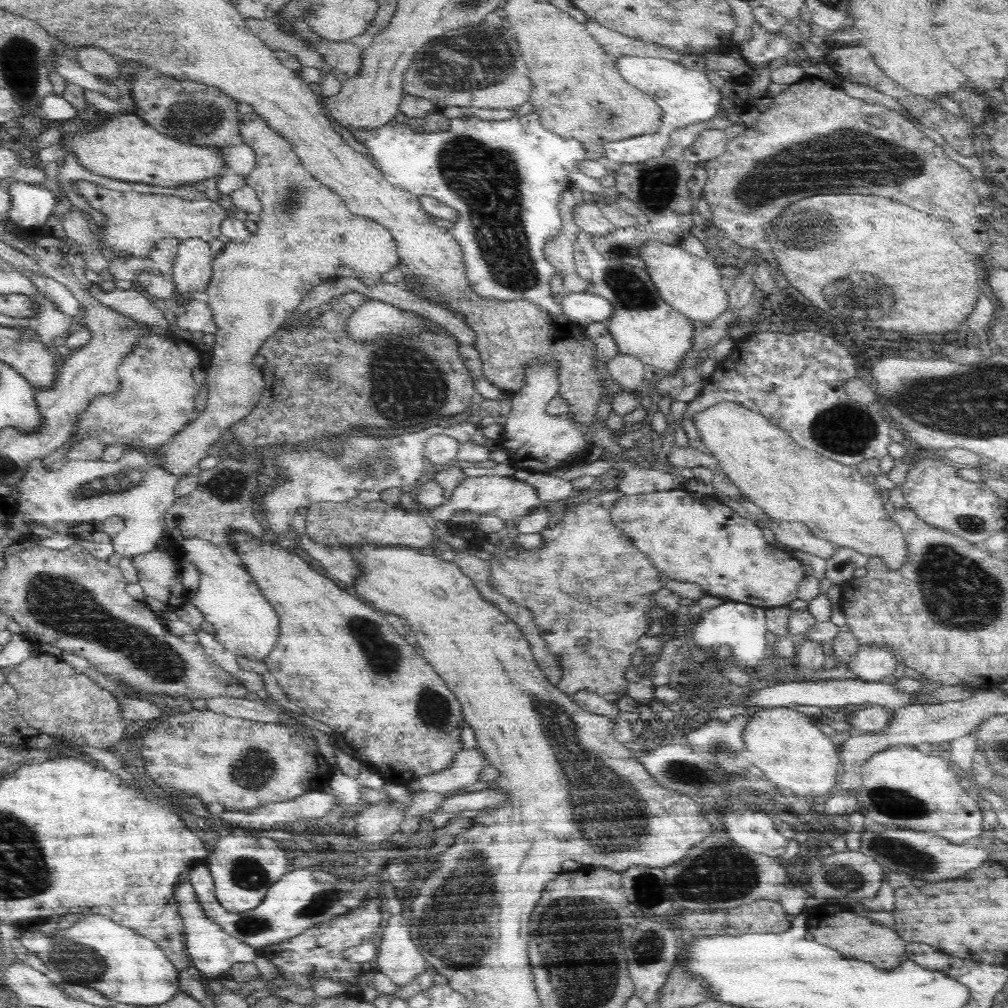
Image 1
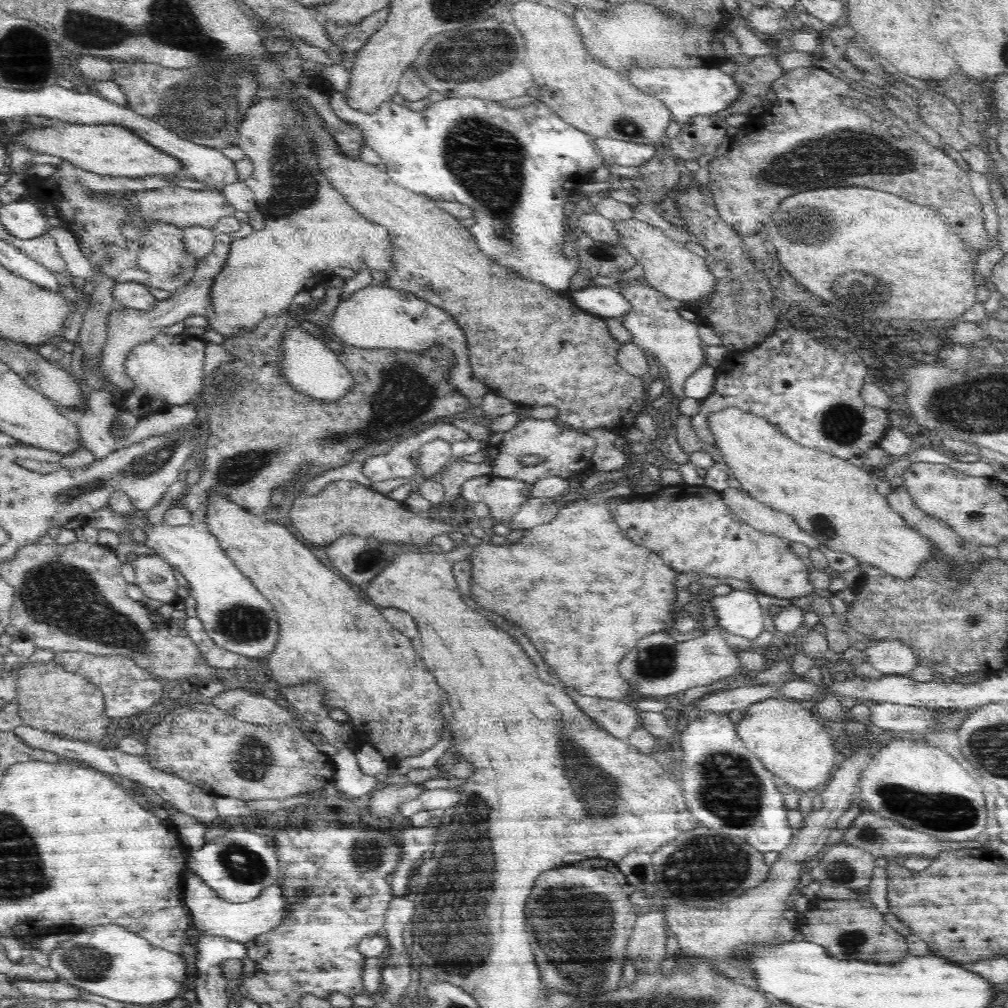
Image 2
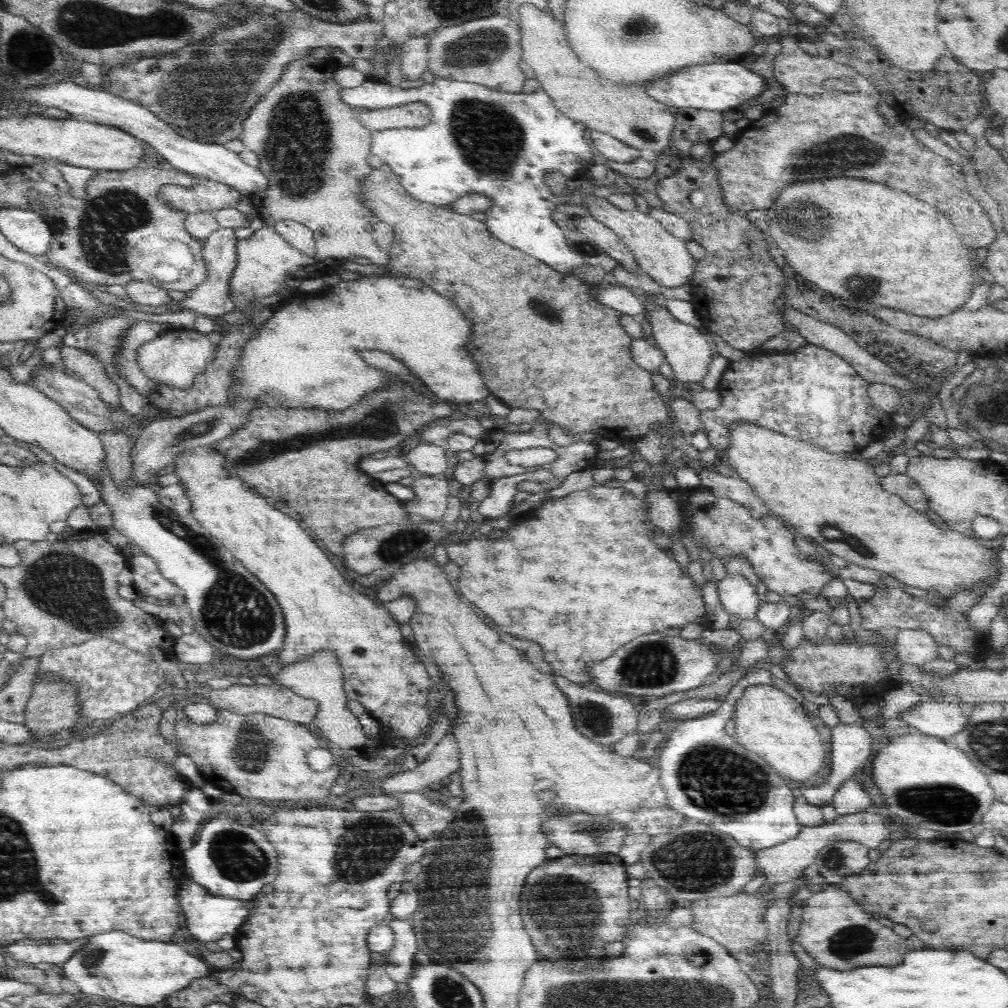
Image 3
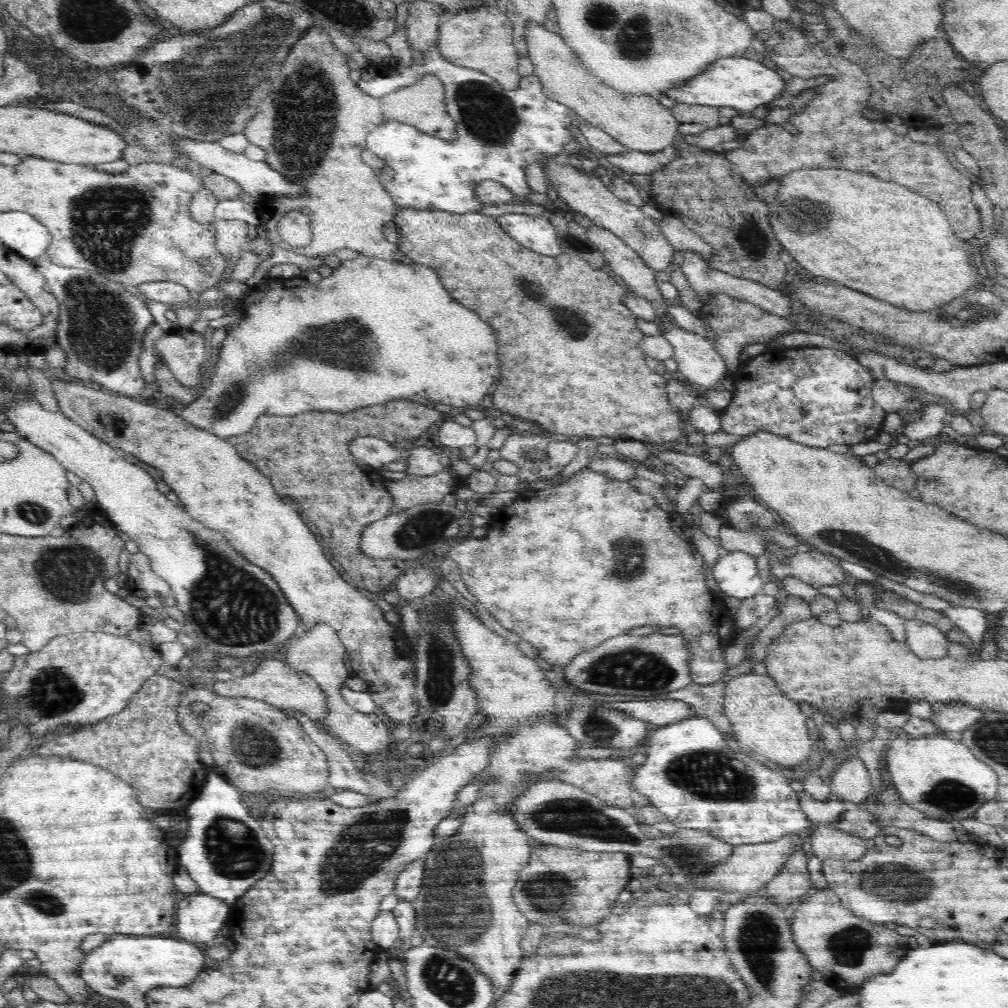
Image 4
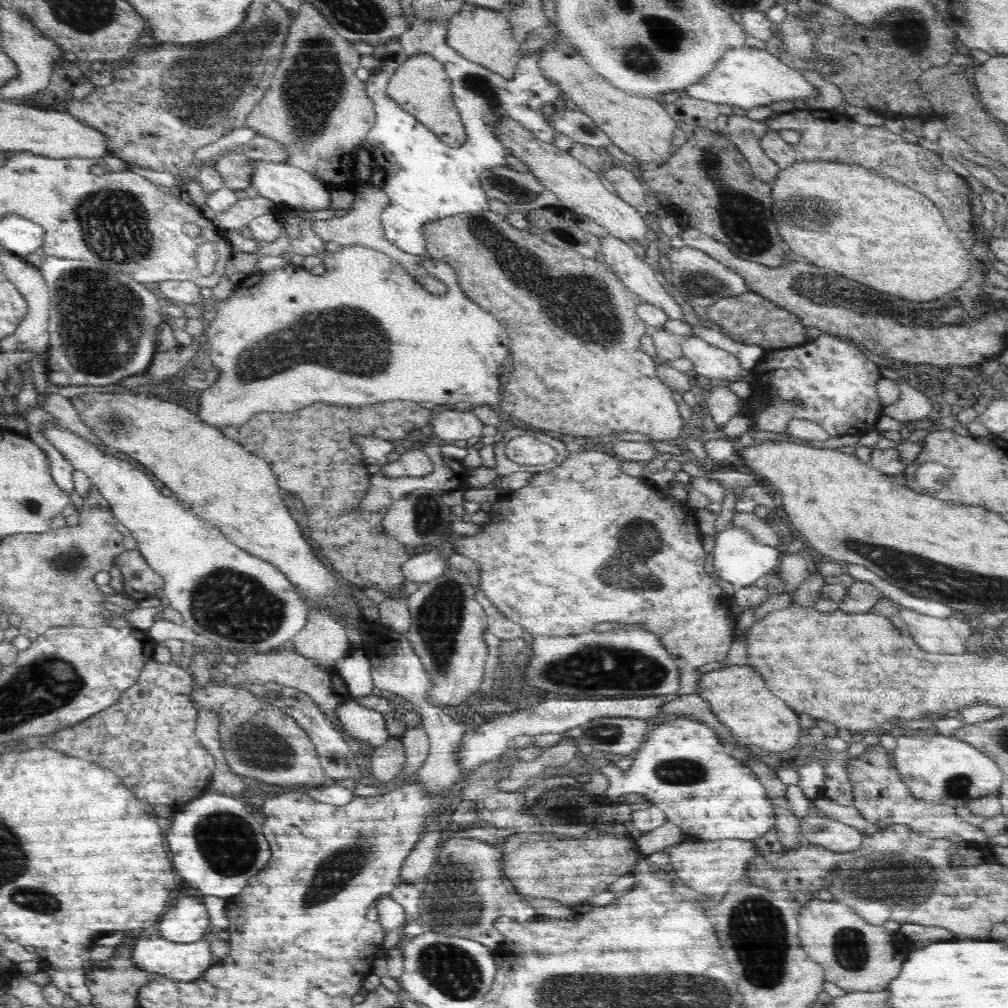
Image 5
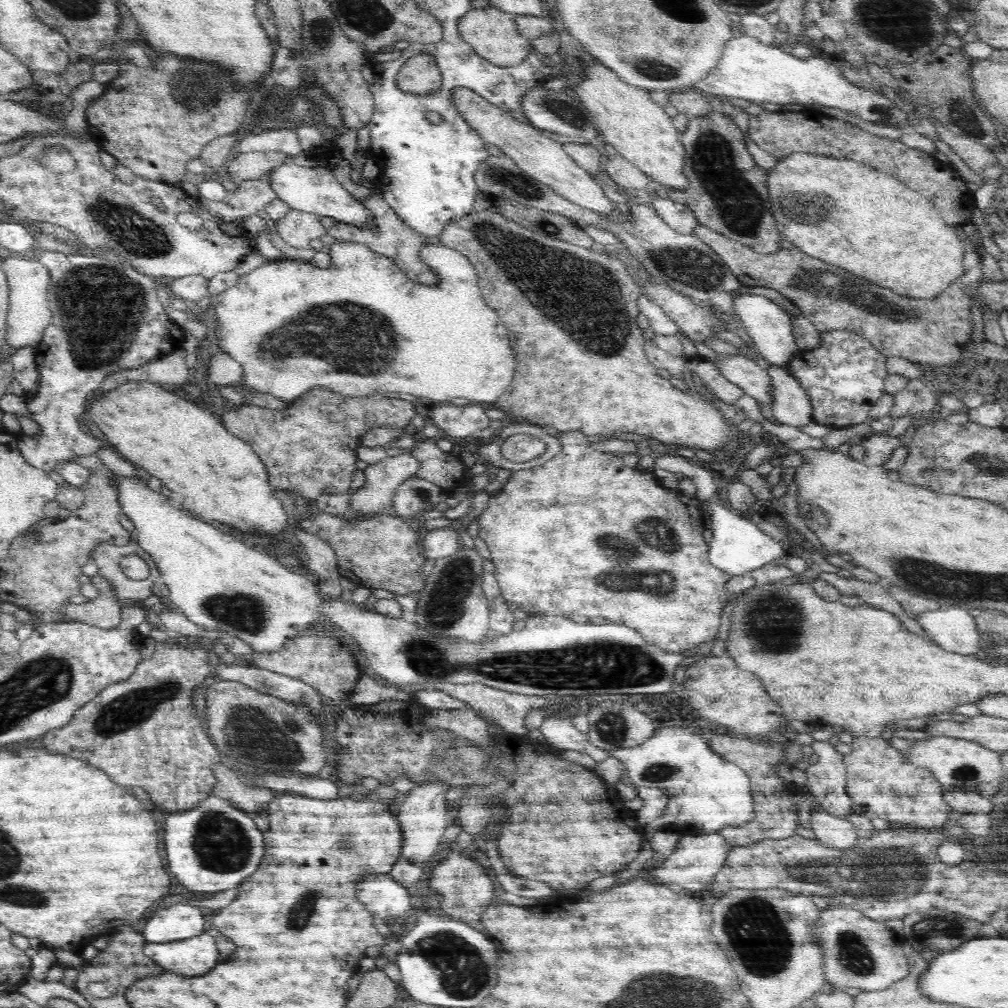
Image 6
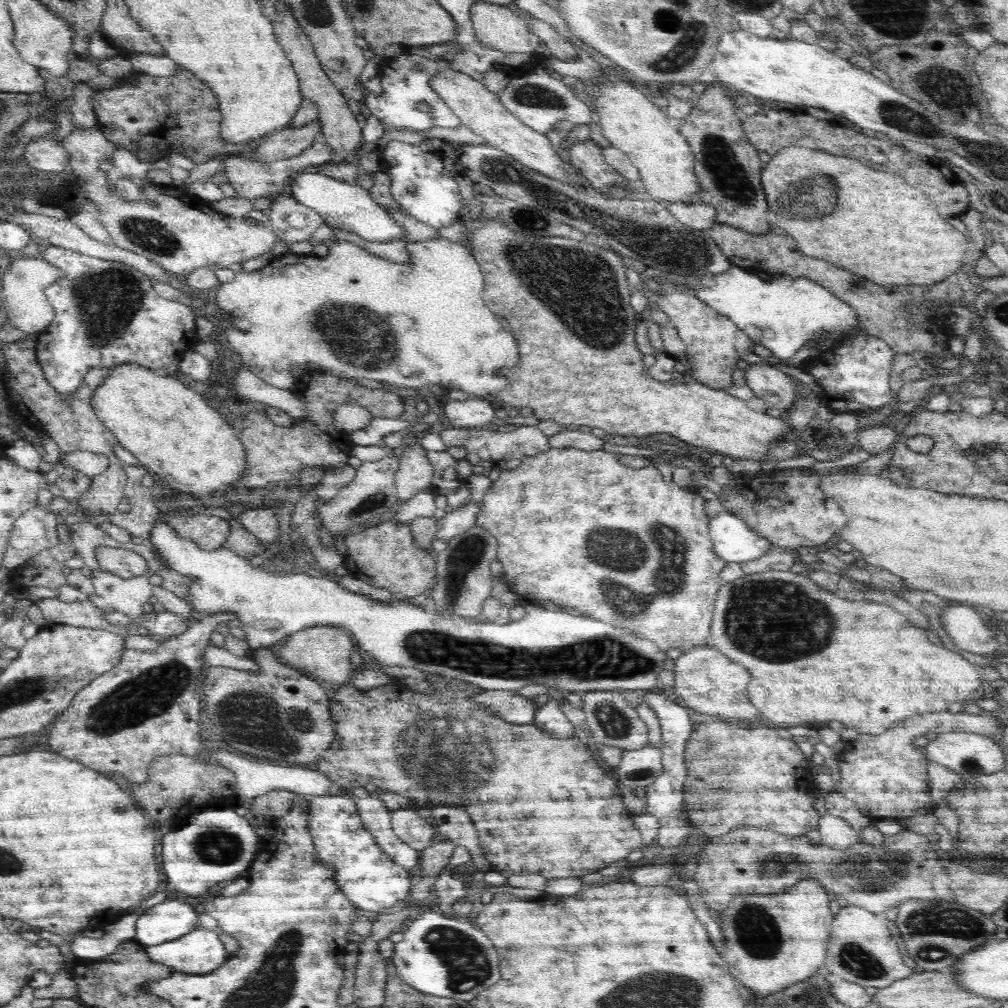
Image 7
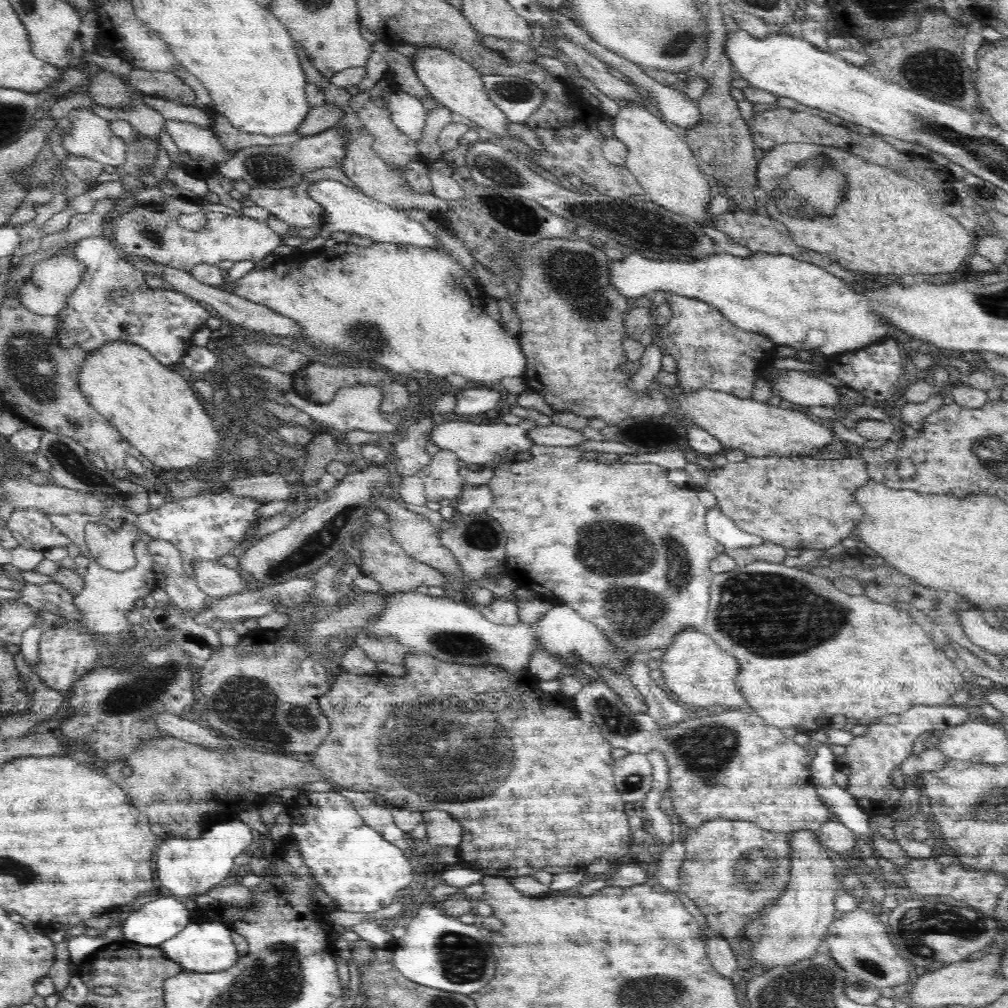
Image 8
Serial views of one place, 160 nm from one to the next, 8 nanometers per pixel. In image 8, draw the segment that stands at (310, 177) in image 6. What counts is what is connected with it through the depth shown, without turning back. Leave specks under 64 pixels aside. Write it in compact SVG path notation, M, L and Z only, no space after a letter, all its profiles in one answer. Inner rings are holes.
M324 179L312 183L307 193L324 209L319 236L327 238L332 232L348 232L371 238L376 242L442 247L437 238L428 232L421 222L410 218L404 210L378 202L354 187L348 187L336 180Z

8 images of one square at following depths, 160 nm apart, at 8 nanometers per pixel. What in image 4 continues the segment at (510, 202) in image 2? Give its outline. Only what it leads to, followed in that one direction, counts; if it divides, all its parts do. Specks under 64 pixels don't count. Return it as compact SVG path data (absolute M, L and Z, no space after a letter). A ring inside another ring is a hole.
M437 47L430 48L423 53L425 63L423 65L412 64L404 67L396 64L393 68L376 70L374 73L365 74L357 82L357 85L370 96L380 98L390 92L396 92L408 84L416 84L424 76L431 74L443 83L444 102L447 113L455 120L456 141L438 140L424 132L418 131L410 125L388 120L369 132L366 138L366 146L376 156L383 159L386 169L393 173L393 180L384 183L385 189L390 193L392 200L398 208L441 210L449 213L476 213L483 206L476 200L474 189L484 180L499 182L514 194L515 202L529 204L528 194L532 189L526 181L526 166L540 162L540 158L554 156L564 152L564 144L572 142L570 126L576 120L576 115L571 108L564 106L544 93L540 79L534 73L529 77L521 78L516 90L504 90L499 82L490 78L487 74L478 70L456 66L448 62ZM509 213L497 217L496 221L508 236L538 254L558 256L563 253L556 230L546 217Z

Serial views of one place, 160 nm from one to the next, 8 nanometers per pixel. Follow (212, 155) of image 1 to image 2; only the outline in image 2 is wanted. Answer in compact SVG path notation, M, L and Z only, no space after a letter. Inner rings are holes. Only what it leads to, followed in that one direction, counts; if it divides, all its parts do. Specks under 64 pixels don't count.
M67 123L63 127L28 130L18 136L17 146L26 147L34 153L51 154L74 166L90 172L112 177L140 178L154 174L185 175L184 165L178 159L156 149L136 135L134 131L115 124L81 125Z

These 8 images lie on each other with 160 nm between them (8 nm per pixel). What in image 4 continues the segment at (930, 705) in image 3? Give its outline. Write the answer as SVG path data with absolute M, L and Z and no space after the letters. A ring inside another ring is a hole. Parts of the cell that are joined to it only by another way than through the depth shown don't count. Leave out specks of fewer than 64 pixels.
M950 703L936 708L931 721L939 732L961 732L982 718L983 708Z

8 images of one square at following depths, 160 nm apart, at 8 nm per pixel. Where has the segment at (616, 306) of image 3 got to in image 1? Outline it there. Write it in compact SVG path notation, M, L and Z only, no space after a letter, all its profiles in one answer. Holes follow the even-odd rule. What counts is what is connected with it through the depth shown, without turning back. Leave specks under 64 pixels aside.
M587 290L563 293L560 297L562 314L569 320L570 326L583 329L594 322L606 321L614 309L608 300Z

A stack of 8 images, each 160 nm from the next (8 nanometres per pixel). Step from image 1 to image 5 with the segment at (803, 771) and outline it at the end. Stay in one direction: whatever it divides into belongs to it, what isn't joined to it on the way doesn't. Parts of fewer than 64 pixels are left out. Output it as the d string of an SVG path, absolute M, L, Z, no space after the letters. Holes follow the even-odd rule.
M729 665L722 669L716 669L704 673L699 682L700 688L697 691L704 701L710 703L712 713L718 717L722 724L725 724L742 744L754 744L768 752L778 752L780 756L793 754L798 745L801 732L798 723L798 713L793 711L781 698L772 693L764 683L762 675L750 666Z

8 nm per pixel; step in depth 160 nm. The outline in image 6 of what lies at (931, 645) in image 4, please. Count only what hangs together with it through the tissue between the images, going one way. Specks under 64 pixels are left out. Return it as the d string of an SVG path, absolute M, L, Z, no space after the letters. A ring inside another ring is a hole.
M947 605L917 617L920 632L946 652L971 655L978 650L980 640L974 618L966 607Z

